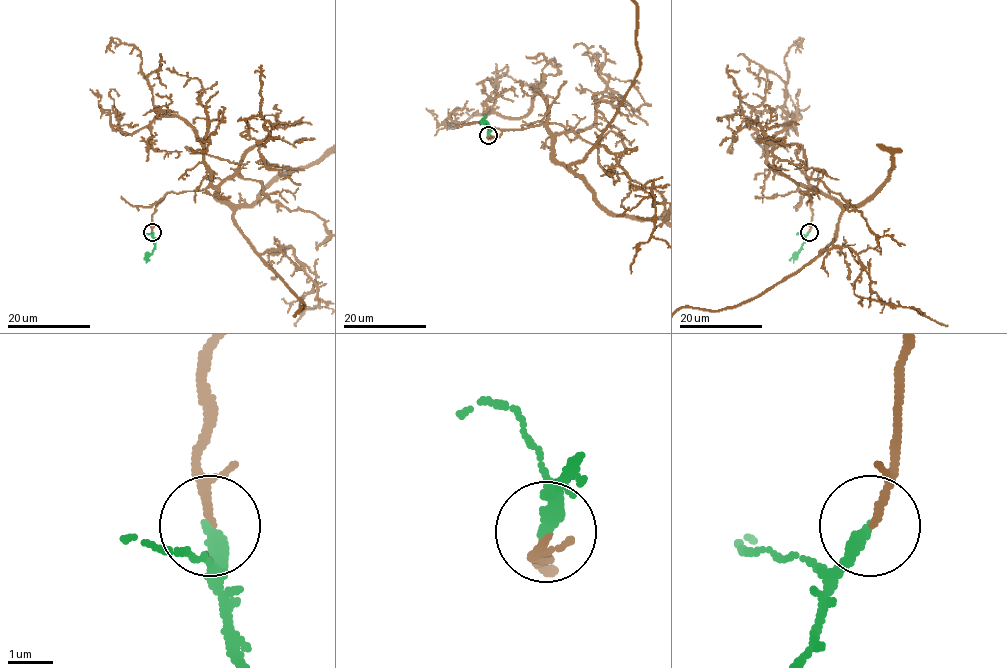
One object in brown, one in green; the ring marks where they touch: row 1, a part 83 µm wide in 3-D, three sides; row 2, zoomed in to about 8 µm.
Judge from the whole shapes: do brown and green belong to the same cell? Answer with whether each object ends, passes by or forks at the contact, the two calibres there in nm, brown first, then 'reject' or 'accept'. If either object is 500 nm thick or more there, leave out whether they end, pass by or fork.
brown passes by | green ends | 110/320 nm | accept

